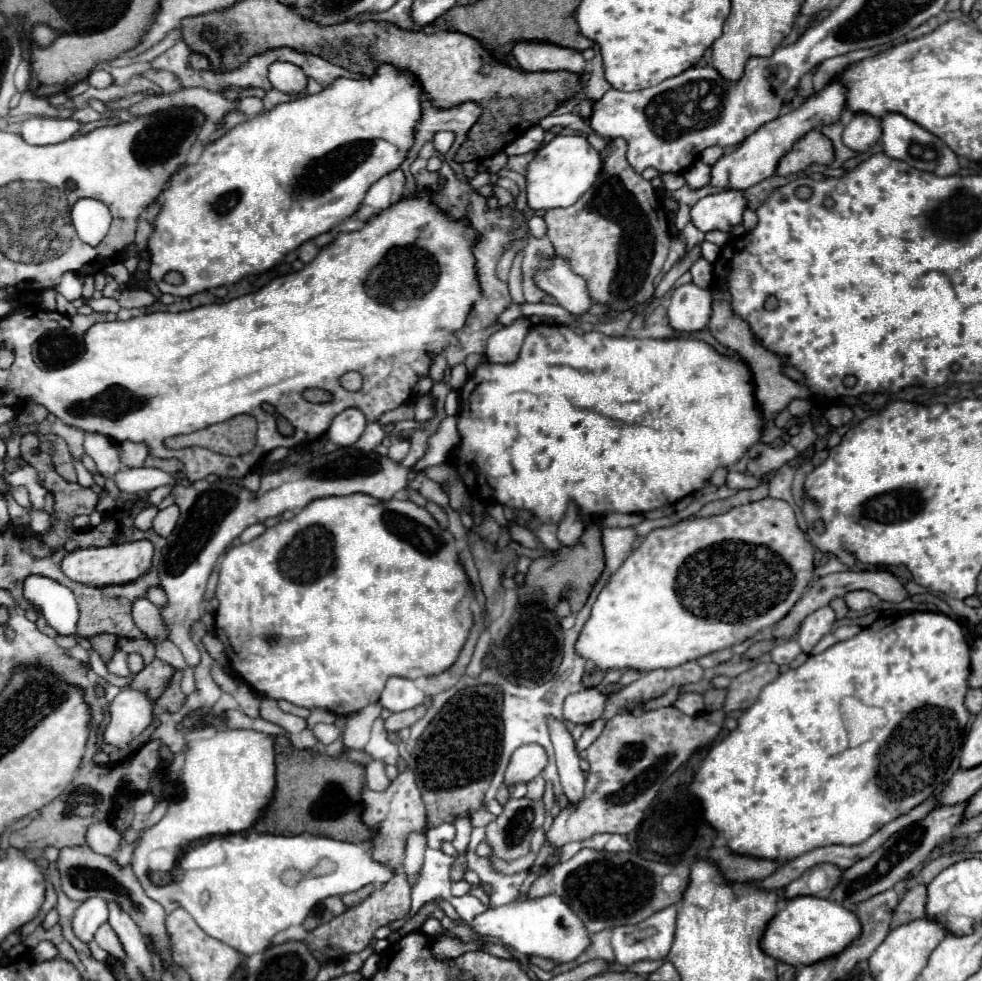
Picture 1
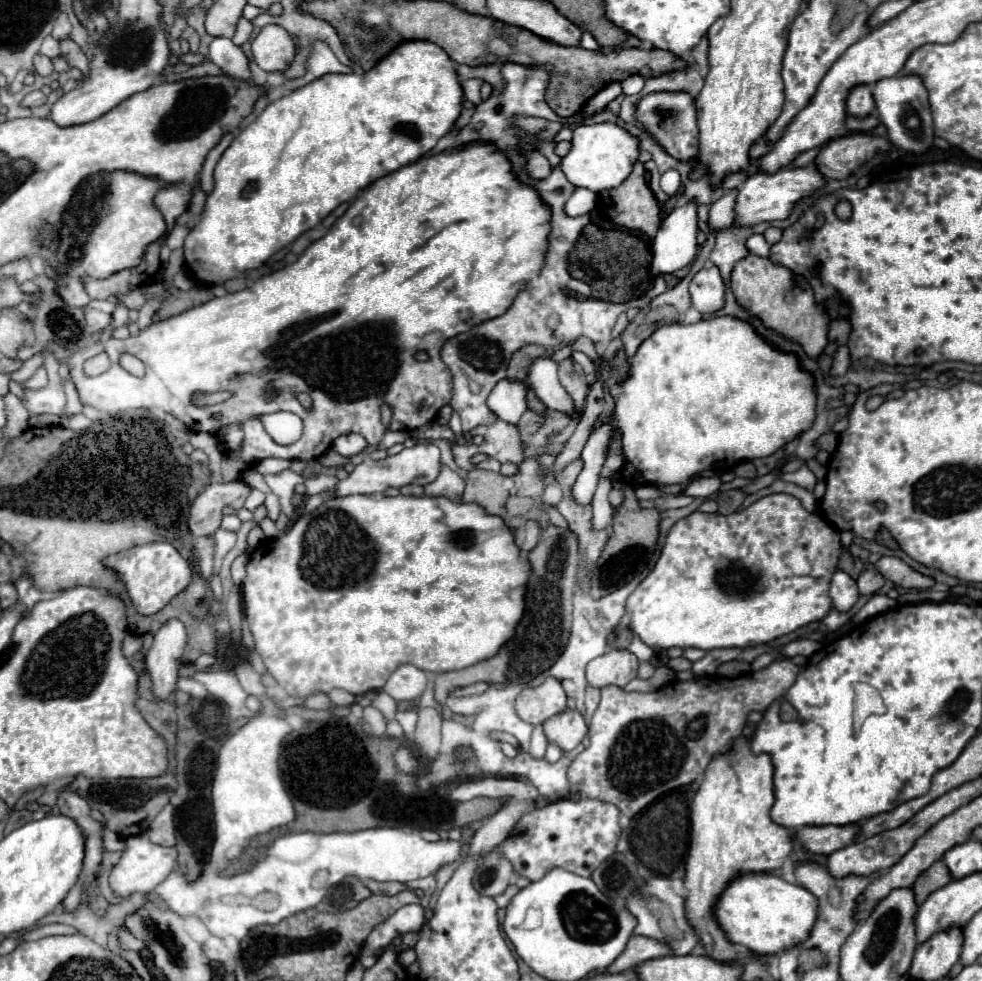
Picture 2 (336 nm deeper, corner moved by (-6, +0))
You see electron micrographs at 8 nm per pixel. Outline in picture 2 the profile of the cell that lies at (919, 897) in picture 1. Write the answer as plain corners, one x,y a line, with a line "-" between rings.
942,860
934,862
928,870
924,870
924,872
916,878
916,882
914,882
914,886
912,886
912,890
914,890
914,894
916,894
916,902
918,902
918,904
926,902
926,898
928,898
934,890
946,886
950,880
952,880
952,876
950,876
950,870
946,868
946,864
944,864

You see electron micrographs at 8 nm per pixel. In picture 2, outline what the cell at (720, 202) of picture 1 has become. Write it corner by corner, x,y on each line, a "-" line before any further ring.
814,164
804,168
782,168
774,174
758,172
754,176
748,176
736,198
736,226
754,226
760,222
786,220
792,214
798,200
812,196
824,184
826,184
826,178
818,174
818,168

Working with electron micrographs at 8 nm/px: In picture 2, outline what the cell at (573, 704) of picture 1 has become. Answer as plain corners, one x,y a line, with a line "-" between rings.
610,650
594,658
586,668
590,686
602,688
608,684
626,686
638,674
638,658
630,650

